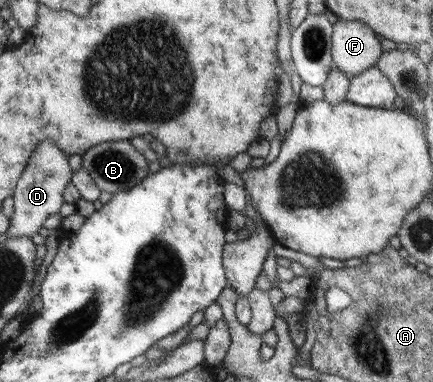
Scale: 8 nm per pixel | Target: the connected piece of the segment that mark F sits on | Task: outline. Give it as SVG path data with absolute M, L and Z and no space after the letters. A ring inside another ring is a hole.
M338 19L333 27L334 67L352 77L376 65L383 51L377 34L367 24Z

